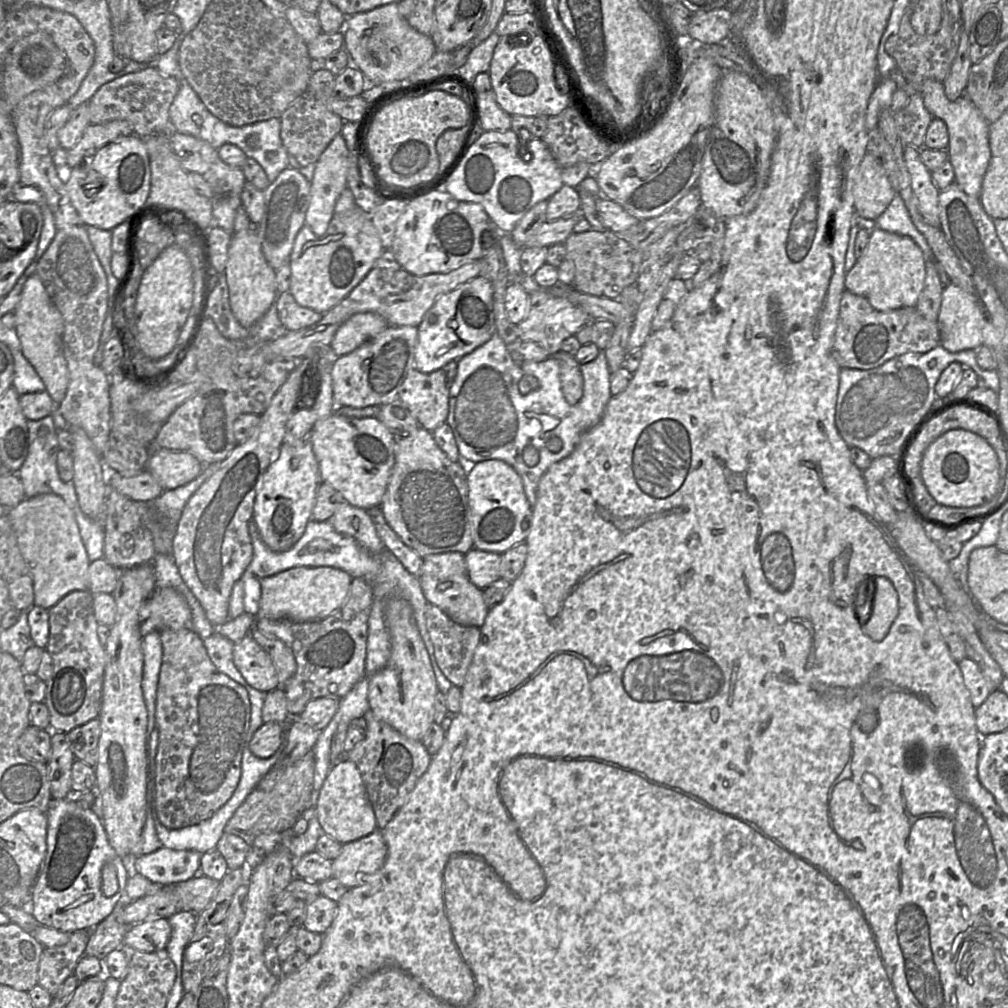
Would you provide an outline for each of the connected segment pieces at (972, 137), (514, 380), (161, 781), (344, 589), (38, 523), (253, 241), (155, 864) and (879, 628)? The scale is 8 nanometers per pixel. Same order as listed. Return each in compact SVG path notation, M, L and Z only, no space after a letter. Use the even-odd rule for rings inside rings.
M926 80L921 86L920 94L925 108L933 118L939 118L946 123L949 136L948 160L954 168L954 182L967 195L980 198L983 178L991 158L989 123L966 95L963 94L955 101L949 100L945 95L943 82Z
M494 333L486 343L457 361L457 373L449 390L449 411L446 423L453 431L459 458L468 459L473 463L497 459L509 464L522 479L531 509L536 502L536 492L541 477L552 464L574 451L583 432L600 422L607 403L612 397L611 372L605 351L601 350L593 361L579 366L584 379L583 396L577 404L568 404L561 389L560 368L562 361L577 364L574 354L560 350L543 361L524 360L520 366L513 361L503 340ZM524 374L532 375L539 381L539 387L527 394L521 394L518 388L518 383Z
M164 629L159 631L163 649L163 662L160 670L155 725L159 731L159 743L155 757L155 799L154 806L160 822L169 829L180 829L198 824L211 817L233 795L241 778L242 753L245 747L245 738L251 718L251 703L247 690L226 674L220 672L212 663L203 639L191 629Z
M297 566L262 579L257 617L307 622L323 619L345 602L353 577L331 566Z
M53 493L26 497L17 506L7 509L5 515L33 578L35 605L50 609L68 593L88 590L90 560L75 513L62 497Z
M257 226L232 234L223 273L228 285L230 309L240 325L249 328L265 314L279 294L275 283L276 271L263 255Z
M162 846L133 859L130 872L135 871L161 886L172 885L192 877L205 876L200 869L201 855L194 850L173 850Z
M875 577L875 593L872 600L871 615L862 631L874 641L883 640L898 612L898 593L893 584L885 577Z

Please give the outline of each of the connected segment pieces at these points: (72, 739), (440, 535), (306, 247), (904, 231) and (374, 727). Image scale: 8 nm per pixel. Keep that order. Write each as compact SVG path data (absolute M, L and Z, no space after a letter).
M98 718L75 727L67 733L71 750L76 759L95 766L98 760L98 742L101 734Z
M423 427L407 437L396 438L394 455L394 466L381 501L381 510L393 531L422 558L431 554L452 551L465 554L470 551L474 543L470 526L467 477L461 464L450 460L439 448L432 433Z
M357 205L344 213L334 214L323 235L314 234L305 224L295 238L288 260L291 269L289 291L300 306L323 314L344 299L363 280L383 251L384 247L371 215Z
M895 195L885 211L875 220L875 227L910 237L922 250L925 261L934 260L925 237L913 224L909 212L899 195Z
M371 709L363 717L367 722L367 735L352 750L346 752L344 758L353 761L359 769L375 813L378 829L383 829L402 807L417 781L426 772L432 756L422 741L404 736L377 718Z

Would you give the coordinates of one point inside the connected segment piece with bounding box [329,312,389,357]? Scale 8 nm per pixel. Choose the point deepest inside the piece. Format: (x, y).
(359, 328)

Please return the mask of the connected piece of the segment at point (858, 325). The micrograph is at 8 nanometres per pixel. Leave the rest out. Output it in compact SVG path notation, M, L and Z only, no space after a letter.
M843 292L832 346L832 356L840 368L868 370L908 352L926 353L939 344L938 322L925 319L916 307L879 311L866 298Z

